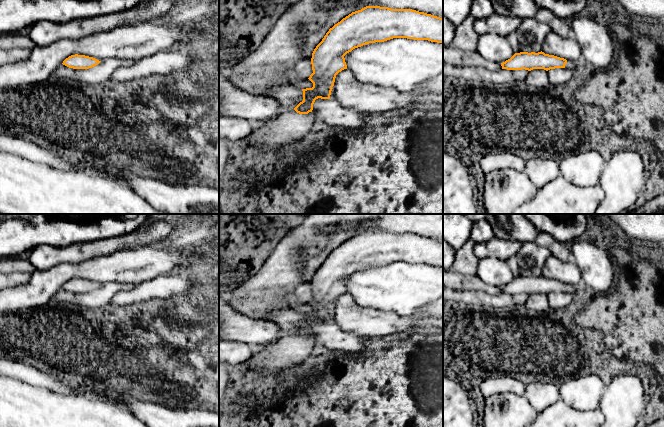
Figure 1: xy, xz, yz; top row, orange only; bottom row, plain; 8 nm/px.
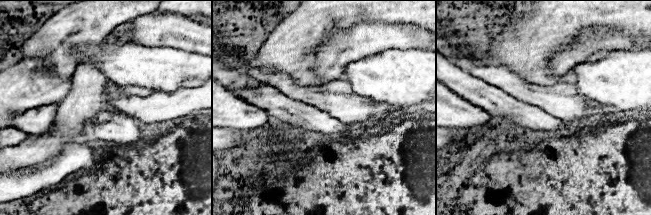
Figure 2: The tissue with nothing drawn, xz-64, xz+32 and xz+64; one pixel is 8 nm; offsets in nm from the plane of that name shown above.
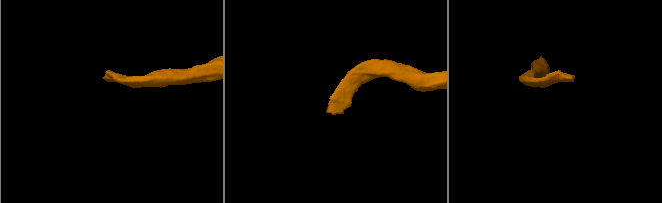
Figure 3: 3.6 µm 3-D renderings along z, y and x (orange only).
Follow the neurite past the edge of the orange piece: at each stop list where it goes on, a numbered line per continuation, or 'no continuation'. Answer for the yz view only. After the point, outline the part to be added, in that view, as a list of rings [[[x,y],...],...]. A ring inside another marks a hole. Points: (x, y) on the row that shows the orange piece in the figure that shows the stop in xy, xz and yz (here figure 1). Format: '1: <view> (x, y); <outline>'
1: yz (572, 65); [[[567,60],[565,68],[574,71],[580,65],[581,65],[581,61],[580,62],[576,62],[576,61]]]

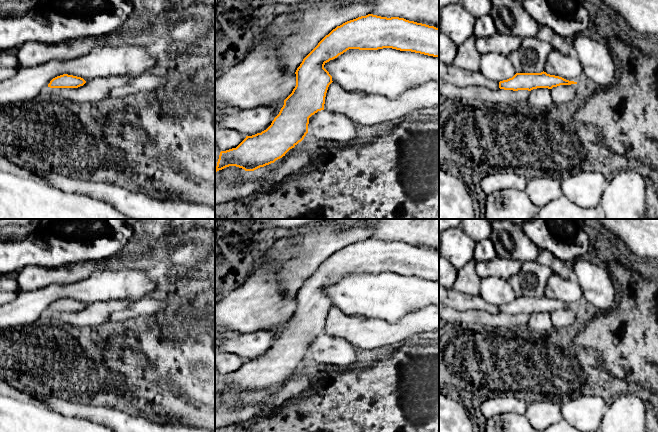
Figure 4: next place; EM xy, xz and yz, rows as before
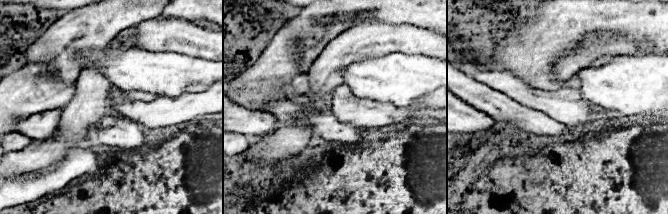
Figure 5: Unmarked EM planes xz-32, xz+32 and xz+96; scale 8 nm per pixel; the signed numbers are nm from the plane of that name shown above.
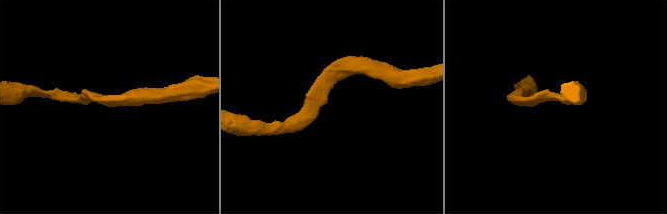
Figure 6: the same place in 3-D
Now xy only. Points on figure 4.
no continuation

